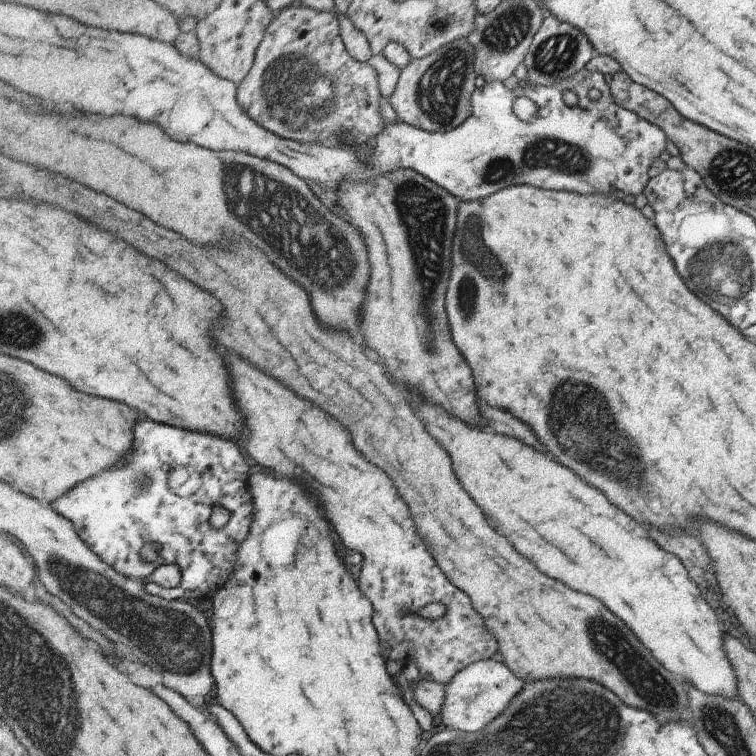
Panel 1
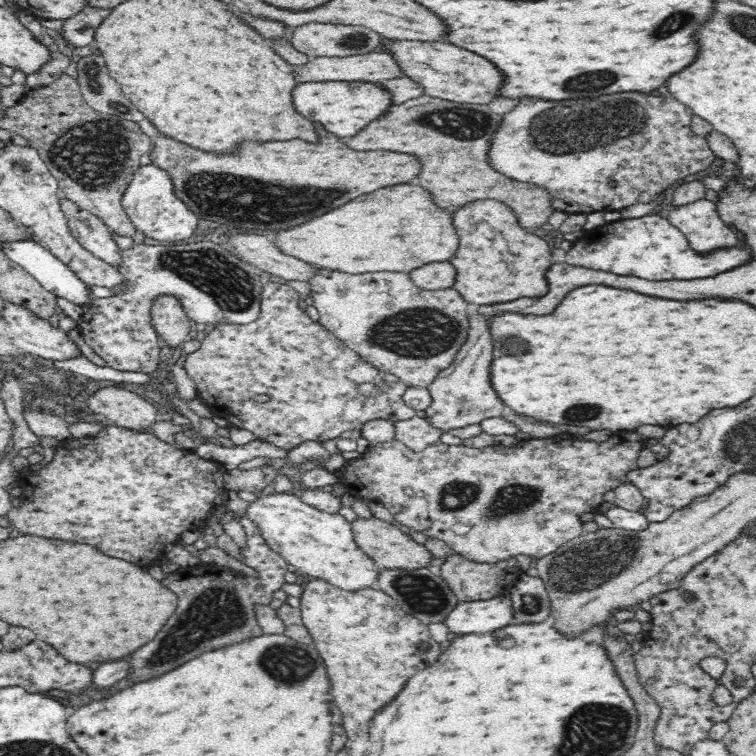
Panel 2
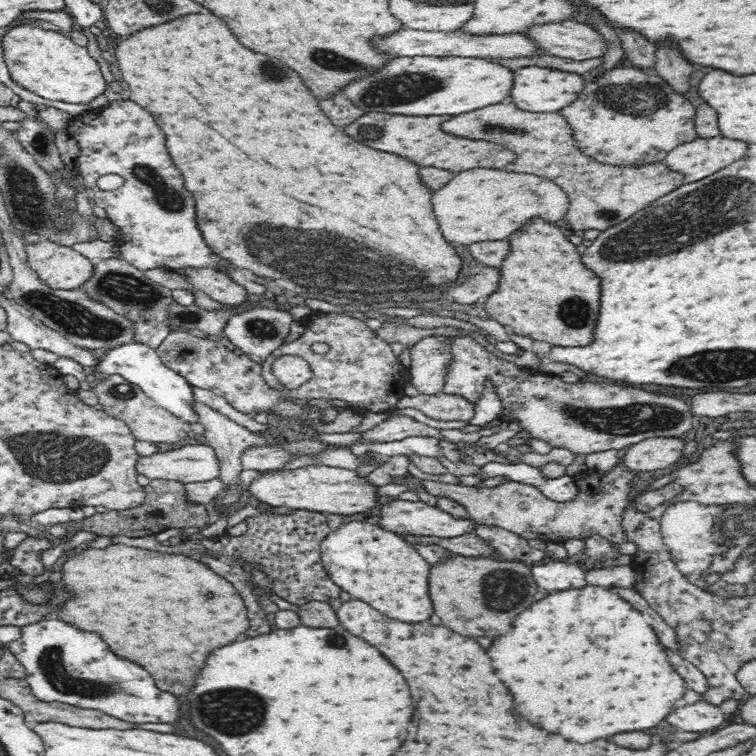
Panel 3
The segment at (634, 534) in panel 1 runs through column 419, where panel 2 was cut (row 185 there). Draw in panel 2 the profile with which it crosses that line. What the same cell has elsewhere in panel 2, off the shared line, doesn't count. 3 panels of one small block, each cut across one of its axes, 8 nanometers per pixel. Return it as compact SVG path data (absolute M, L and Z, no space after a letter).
M396 184L352 198L342 208L334 208L294 228L282 228L274 246L284 256L348 274L364 272L410 272L430 262L444 262L454 256L458 236L450 224L450 212L434 208L430 196L418 186Z

